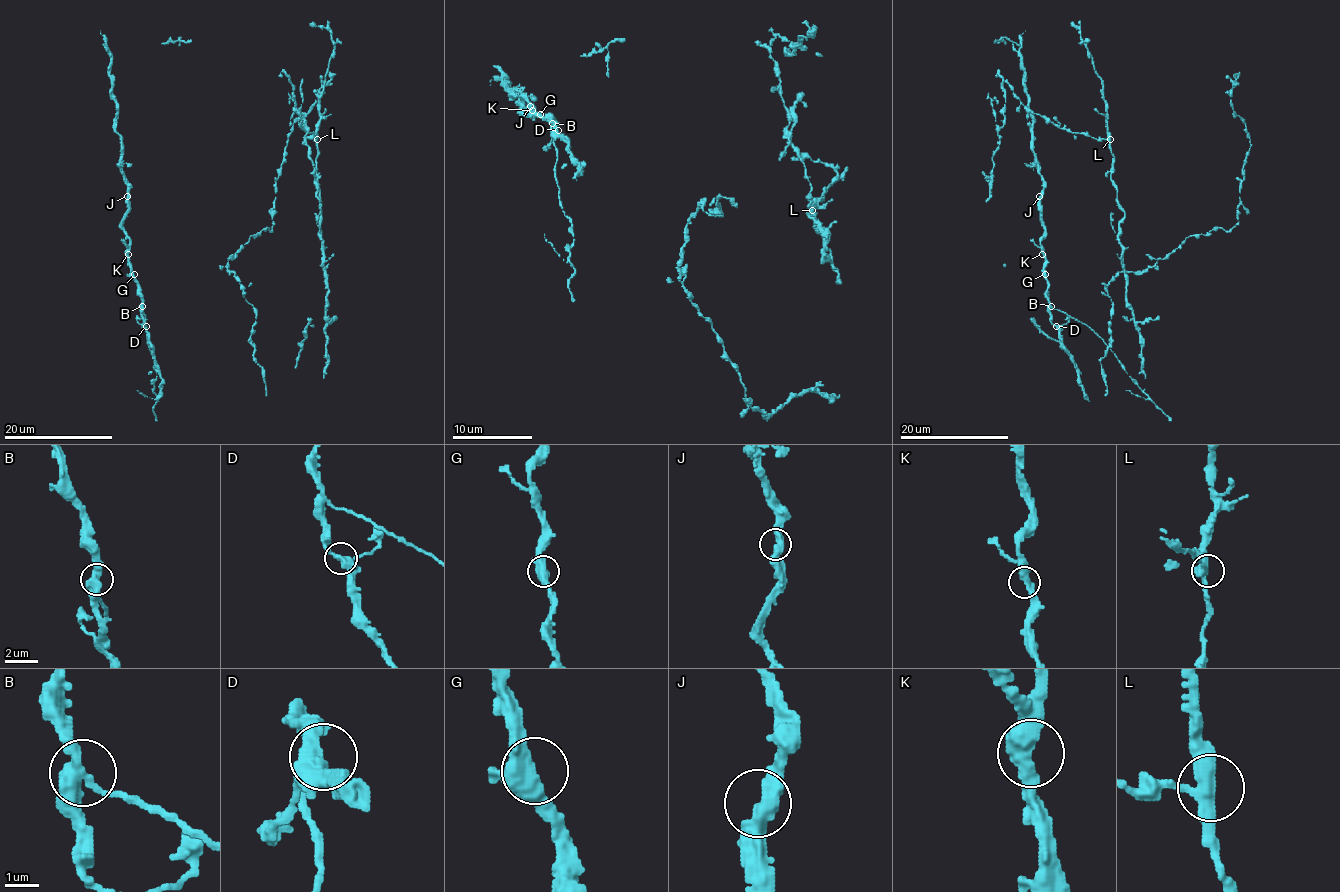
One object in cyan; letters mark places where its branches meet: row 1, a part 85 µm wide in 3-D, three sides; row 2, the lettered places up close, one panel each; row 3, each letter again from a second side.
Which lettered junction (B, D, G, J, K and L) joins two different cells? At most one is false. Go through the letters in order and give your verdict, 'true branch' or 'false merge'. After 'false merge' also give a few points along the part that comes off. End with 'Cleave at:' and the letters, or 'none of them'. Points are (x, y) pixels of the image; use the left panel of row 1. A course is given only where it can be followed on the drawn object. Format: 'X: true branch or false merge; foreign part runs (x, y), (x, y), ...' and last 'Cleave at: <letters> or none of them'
B: false merge; foreign part runs (142, 305), (149, 349), (155, 359), (157, 397), (147, 397), (136, 390)
D: true branch
G: true branch
J: true branch
K: true branch
L: true branch
Cleave at: B

